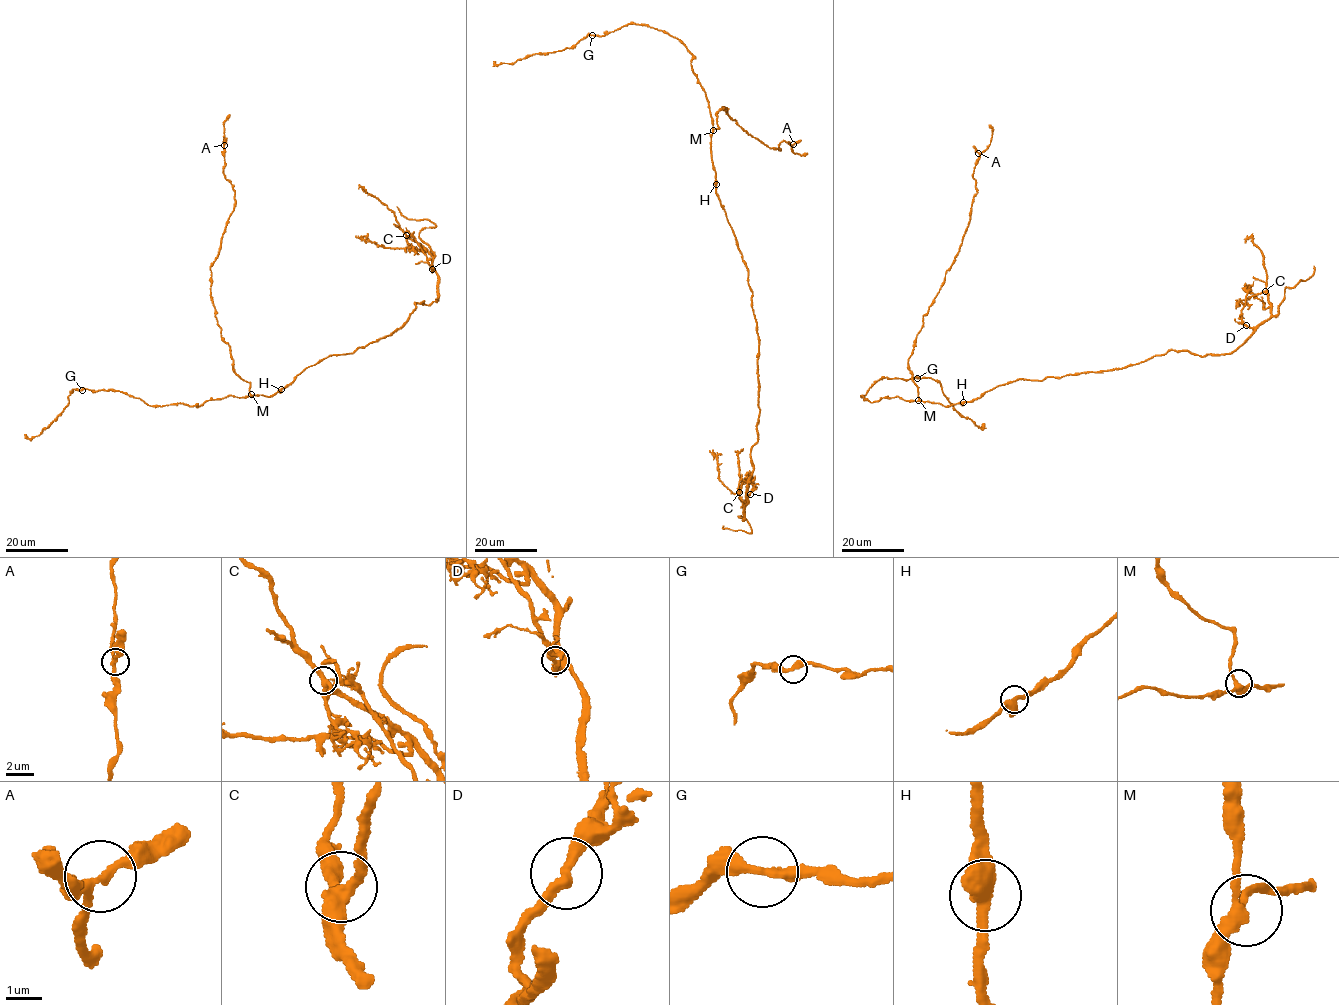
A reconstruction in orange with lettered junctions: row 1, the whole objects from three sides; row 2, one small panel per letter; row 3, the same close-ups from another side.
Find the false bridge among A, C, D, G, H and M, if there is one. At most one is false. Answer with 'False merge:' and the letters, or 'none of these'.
False merge: none of these

